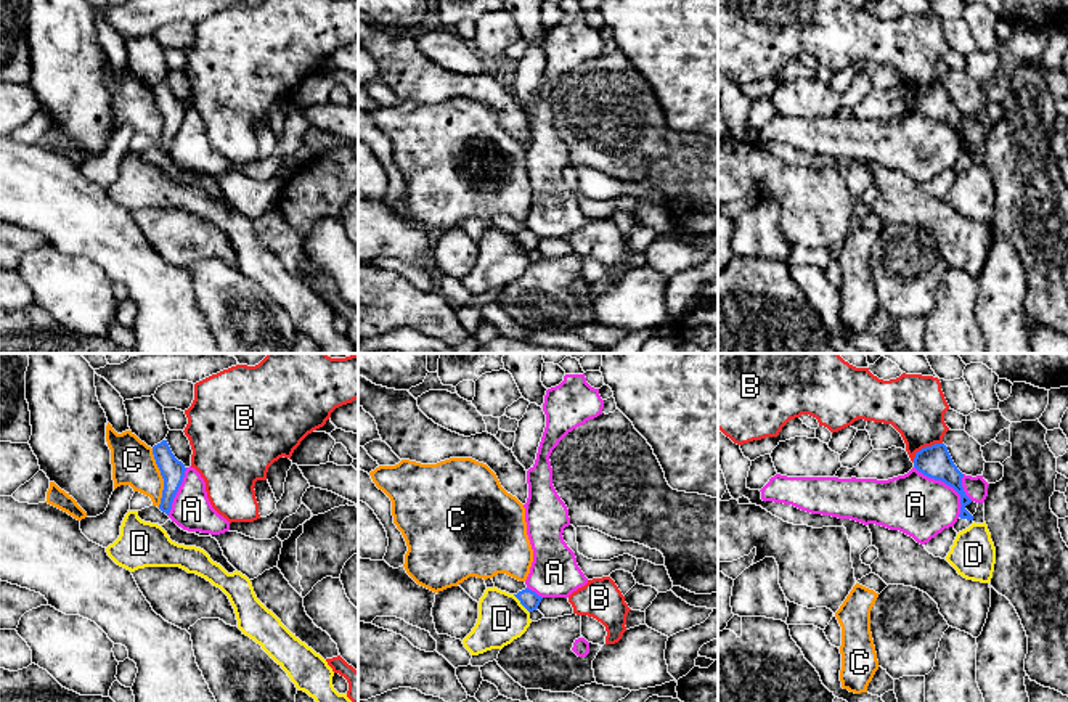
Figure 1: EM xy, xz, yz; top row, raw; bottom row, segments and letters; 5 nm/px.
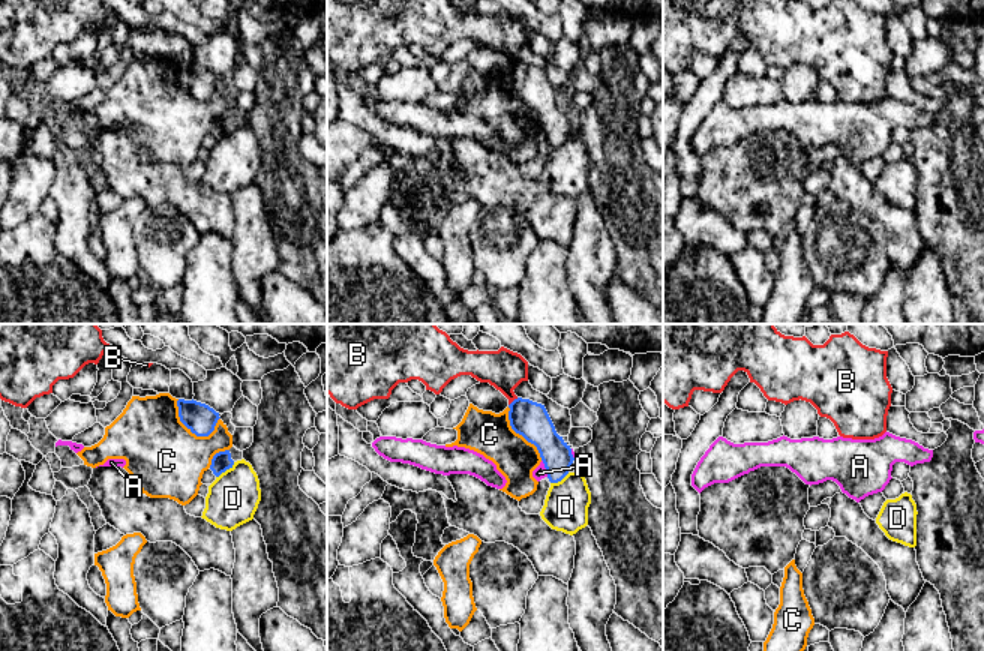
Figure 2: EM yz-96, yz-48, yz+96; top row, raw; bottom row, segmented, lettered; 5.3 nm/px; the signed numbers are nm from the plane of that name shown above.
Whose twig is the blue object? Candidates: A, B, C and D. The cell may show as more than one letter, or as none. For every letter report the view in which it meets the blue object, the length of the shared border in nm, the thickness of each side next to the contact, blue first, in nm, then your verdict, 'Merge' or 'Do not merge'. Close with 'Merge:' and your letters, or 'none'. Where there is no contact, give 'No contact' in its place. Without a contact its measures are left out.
A: Touches blue in yz. Shared border 340 nm. Thickness 160 nm (blue) against 300 nm. Do not merge
B: Touches blue in yz. Shared border 180 nm. Thickness 160 nm (blue) against 300 nm. Do not merge
C: Touches blue in xy. Shared border 300 nm. Thickness 120 nm (blue) against 220 nm. Do not merge
D: Touches blue in xz. Shared border 130 nm. Thickness 90 nm (blue) against 240 nm. Do not merge
Merge: none

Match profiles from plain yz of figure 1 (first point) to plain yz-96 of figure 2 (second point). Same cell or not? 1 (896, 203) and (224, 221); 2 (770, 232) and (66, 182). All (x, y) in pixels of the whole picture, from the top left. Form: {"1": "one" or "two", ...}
{"1": "one", "2": "two"}

